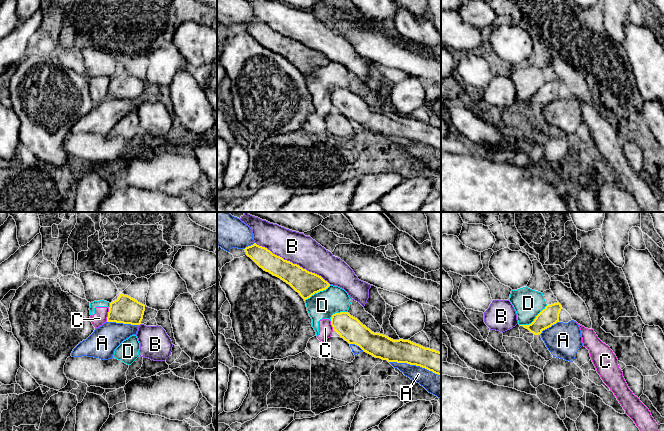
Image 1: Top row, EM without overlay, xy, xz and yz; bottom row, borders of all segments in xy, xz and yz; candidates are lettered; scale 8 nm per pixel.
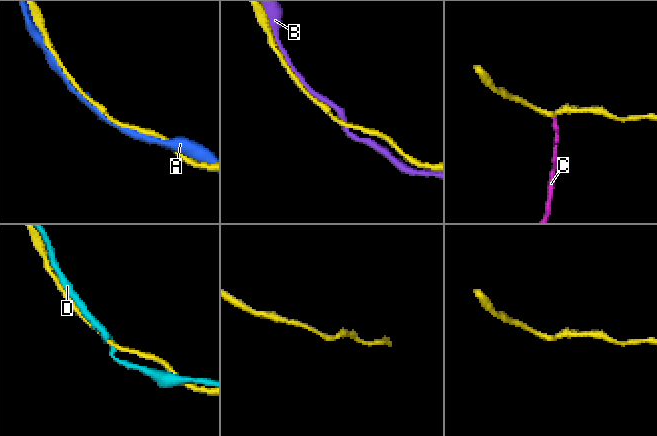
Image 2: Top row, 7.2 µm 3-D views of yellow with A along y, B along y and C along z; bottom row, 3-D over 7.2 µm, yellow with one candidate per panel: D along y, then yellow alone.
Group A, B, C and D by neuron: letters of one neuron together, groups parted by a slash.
A / B / C D

